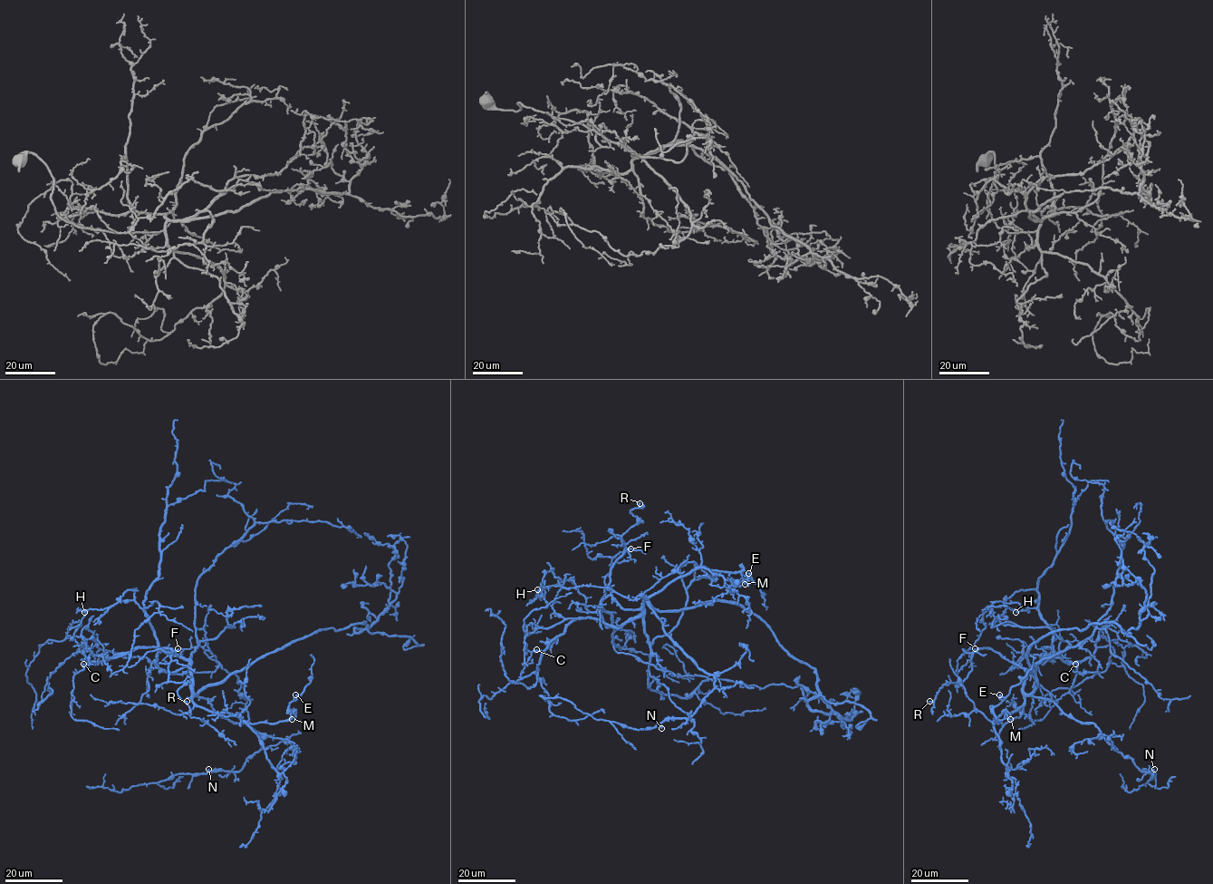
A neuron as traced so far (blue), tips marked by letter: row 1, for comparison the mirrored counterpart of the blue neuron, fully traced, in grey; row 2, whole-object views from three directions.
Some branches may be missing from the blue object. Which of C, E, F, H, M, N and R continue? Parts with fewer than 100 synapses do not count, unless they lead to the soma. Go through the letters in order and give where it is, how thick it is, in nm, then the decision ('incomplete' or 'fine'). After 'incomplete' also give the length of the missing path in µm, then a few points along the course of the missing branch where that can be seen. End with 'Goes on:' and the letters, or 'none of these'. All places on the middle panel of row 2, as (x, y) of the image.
C: at (536, 649); 130 nm thick; fine
E: at (748, 573); 200 nm thick; fine
F: at (630, 548); 190 nm thick; fine
H: at (537, 589); 190 nm thick; fine
M: at (745, 584); 240 nm thick; fine
N: at (661, 728); 160 nm thick; fine
R: at (640, 503); 120 nm thick; fine
Goes on: none of these

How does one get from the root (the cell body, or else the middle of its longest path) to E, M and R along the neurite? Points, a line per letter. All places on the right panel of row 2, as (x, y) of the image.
E: (1036, 685), (1017, 710), (1004, 712), (993, 723), (998, 723), (993, 708), (1004, 698), (999, 694)
M: (1036, 685), (1017, 710), (1004, 712), (993, 723), (1010, 719)
R: (1036, 685), (1023, 691), (1034, 666), (1025, 670), (980, 647), (968, 675), (943, 684), (929, 701)

